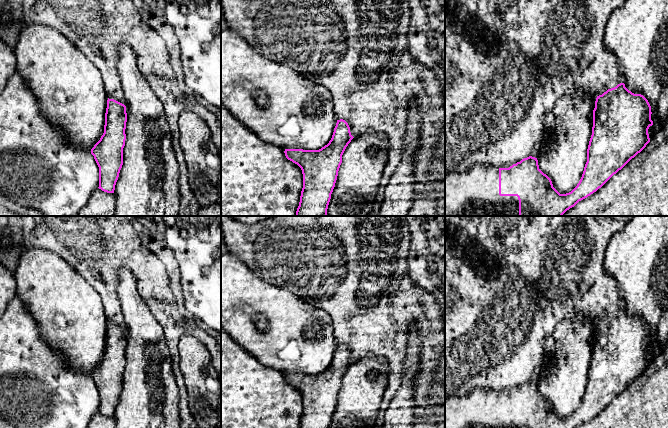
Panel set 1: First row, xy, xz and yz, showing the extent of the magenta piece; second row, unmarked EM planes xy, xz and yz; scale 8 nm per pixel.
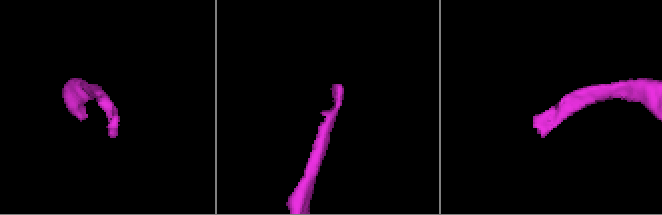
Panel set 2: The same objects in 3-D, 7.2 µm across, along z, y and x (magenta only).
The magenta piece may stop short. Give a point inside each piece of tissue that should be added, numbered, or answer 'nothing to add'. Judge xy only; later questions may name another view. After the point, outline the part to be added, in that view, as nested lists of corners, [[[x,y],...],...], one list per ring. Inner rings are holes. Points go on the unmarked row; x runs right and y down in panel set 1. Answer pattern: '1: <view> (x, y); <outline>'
nothing to add

